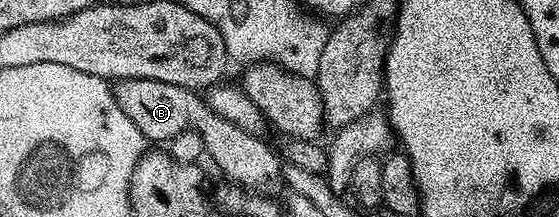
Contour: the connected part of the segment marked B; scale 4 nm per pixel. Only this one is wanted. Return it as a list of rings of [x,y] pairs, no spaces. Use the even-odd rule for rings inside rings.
[[[121,78],[111,87],[111,92],[116,98],[116,102],[122,108],[122,112],[126,112],[126,116],[130,116],[130,120],[134,120],[134,124],[144,134],[145,139],[152,144],[167,144],[172,141],[174,136],[178,136],[188,129],[199,132],[204,141],[204,148],[207,157],[212,157],[212,162],[225,174],[231,183],[237,184],[248,192],[260,192],[263,186],[271,184],[275,178],[279,179],[282,174],[282,162],[276,159],[276,154],[267,146],[261,137],[246,132],[242,128],[238,128],[236,124],[230,120],[226,120],[222,116],[218,116],[218,112],[214,112],[212,107],[199,93],[193,90],[187,90],[184,86],[175,86],[169,82],[162,80],[150,80],[149,78]]]

